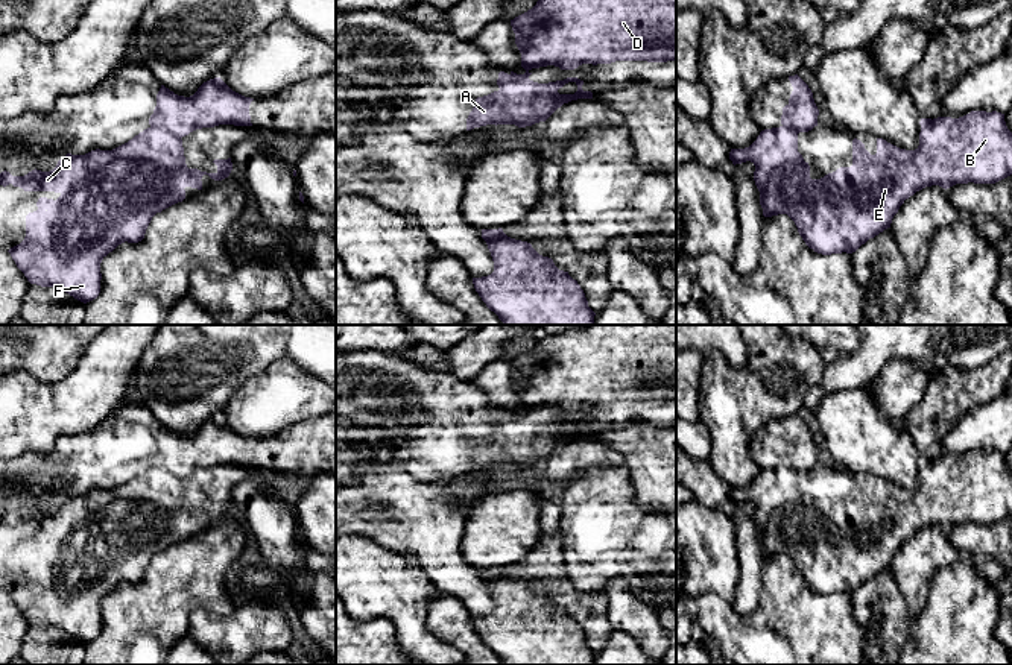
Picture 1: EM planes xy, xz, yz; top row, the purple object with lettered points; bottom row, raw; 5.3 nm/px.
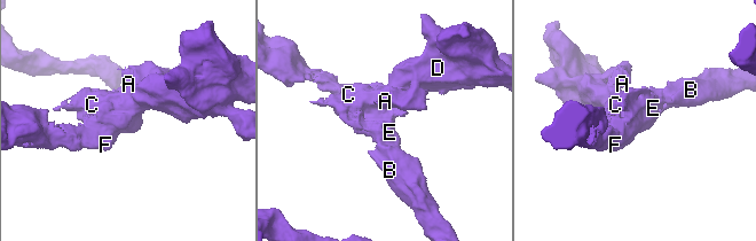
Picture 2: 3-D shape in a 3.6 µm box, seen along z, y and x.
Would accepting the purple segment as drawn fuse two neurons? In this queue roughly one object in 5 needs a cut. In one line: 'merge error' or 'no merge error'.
merge error

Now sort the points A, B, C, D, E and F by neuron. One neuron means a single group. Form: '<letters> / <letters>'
A / B C D E F

